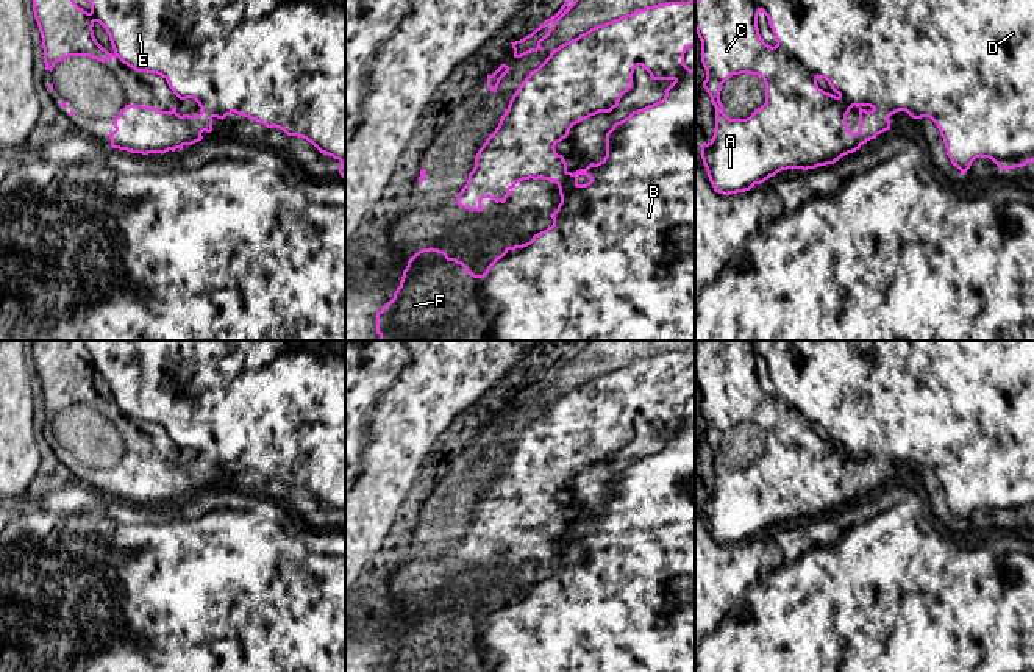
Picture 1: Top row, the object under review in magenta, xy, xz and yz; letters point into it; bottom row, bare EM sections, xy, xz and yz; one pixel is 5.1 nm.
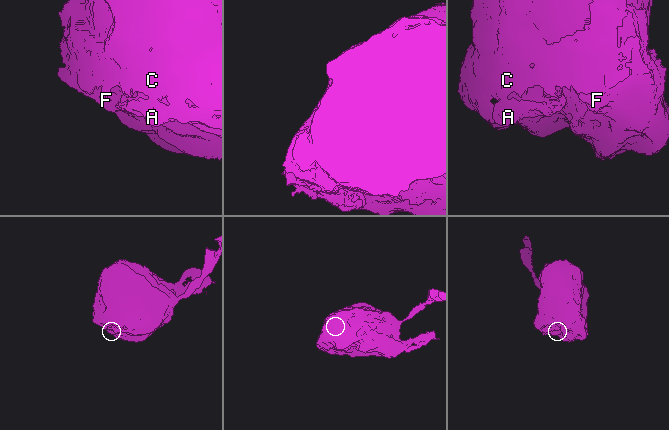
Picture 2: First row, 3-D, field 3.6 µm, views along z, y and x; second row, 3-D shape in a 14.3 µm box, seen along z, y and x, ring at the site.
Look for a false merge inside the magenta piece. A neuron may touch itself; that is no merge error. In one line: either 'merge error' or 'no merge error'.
no merge error

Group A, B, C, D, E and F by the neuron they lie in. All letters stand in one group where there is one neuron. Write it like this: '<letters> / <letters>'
A B C D E F

